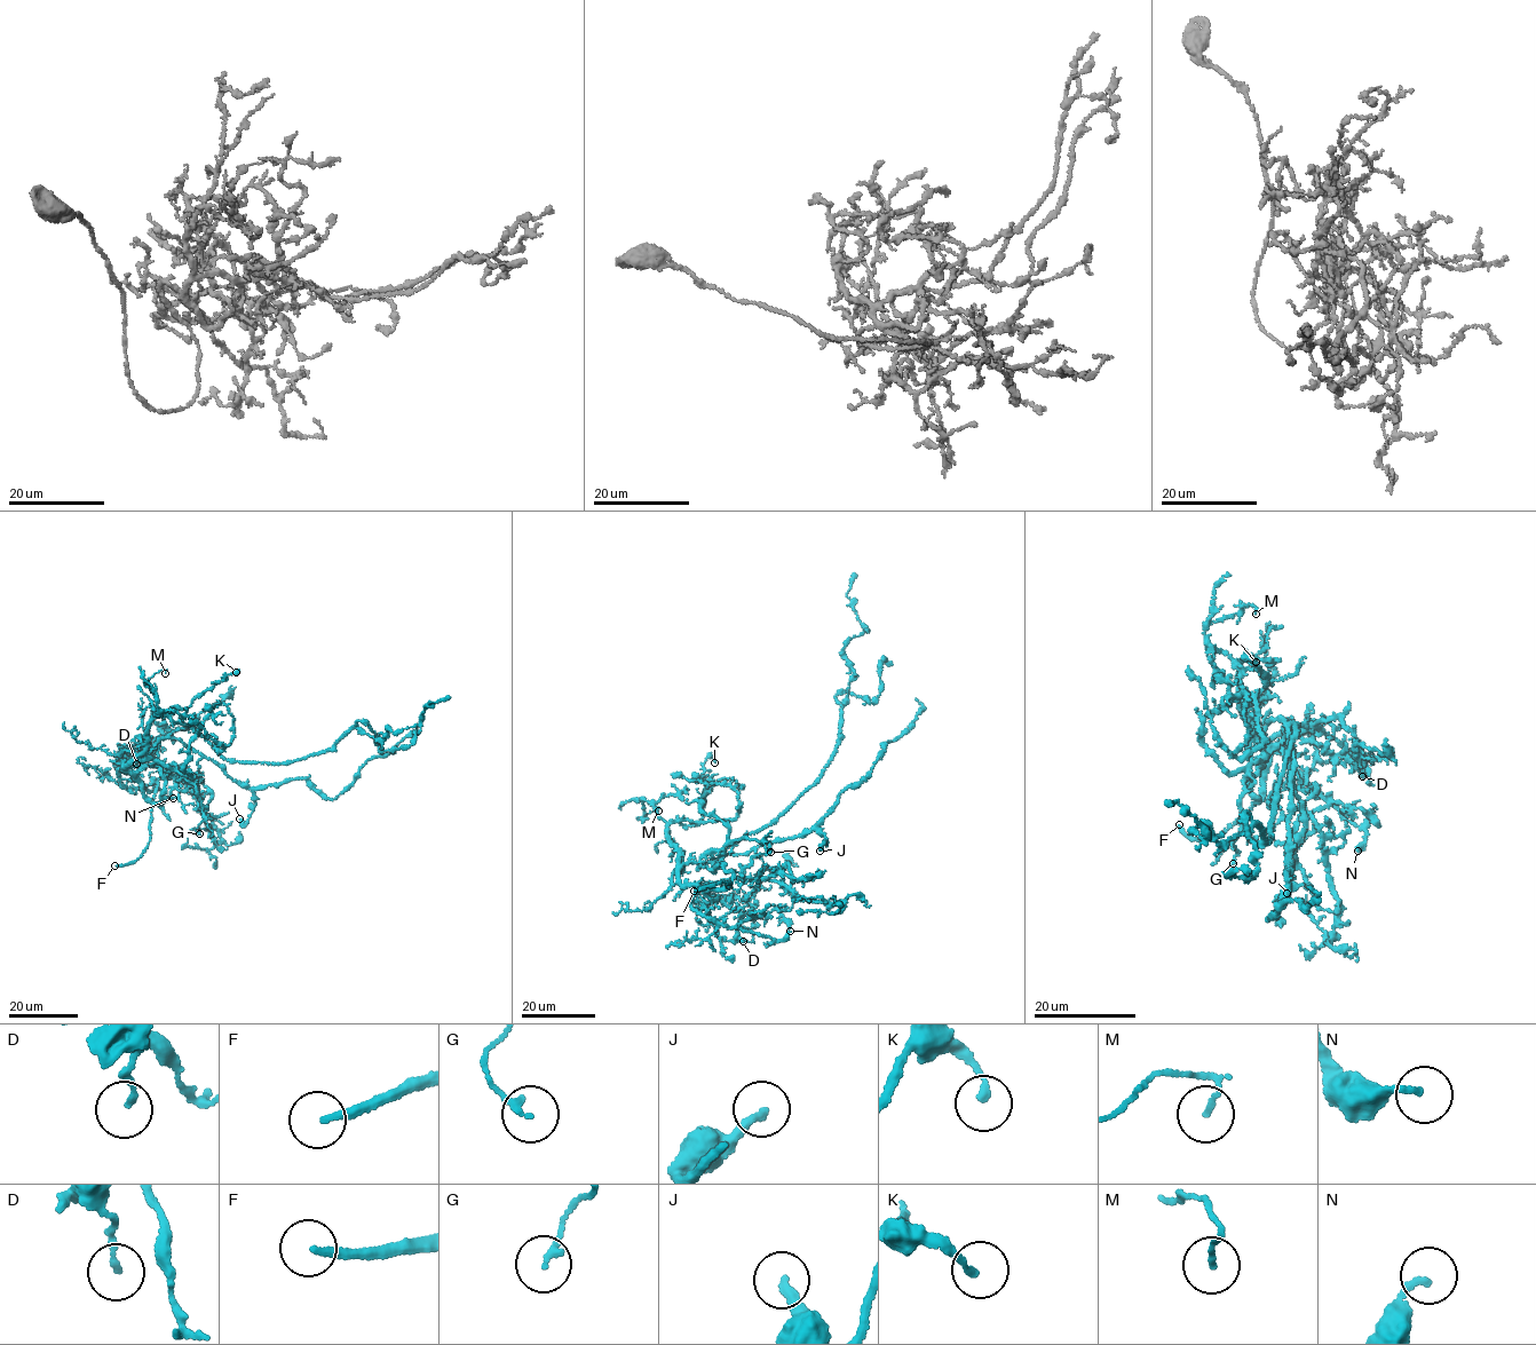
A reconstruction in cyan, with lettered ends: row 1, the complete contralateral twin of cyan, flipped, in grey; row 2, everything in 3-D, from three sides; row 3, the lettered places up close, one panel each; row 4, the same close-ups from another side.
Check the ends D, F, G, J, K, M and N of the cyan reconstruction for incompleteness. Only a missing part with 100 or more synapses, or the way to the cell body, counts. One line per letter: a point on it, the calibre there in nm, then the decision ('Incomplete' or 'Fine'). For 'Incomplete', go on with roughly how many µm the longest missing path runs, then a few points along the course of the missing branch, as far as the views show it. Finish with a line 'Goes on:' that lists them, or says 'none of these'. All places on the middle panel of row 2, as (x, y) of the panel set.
D: Place: (743, 941). Thickness 140 nm. Fine
F: Place: (694, 891). Thickness 190 nm. Incomplete. Missing length about 60 µm. Course of what is missing: (694, 891), (678, 896), (643, 894), (592, 881), (564, 867), (548, 843), (533, 832)
G: Place: (770, 852). Thickness 180 nm. Fine
J: Place: (820, 851). Thickness 240 nm. Fine
K: Place: (714, 762). Thickness 170 nm. Fine
M: Place: (658, 811). Thickness 90 nm. Fine
N: Place: (790, 931). Thickness 150 nm. Fine
Goes on: F

